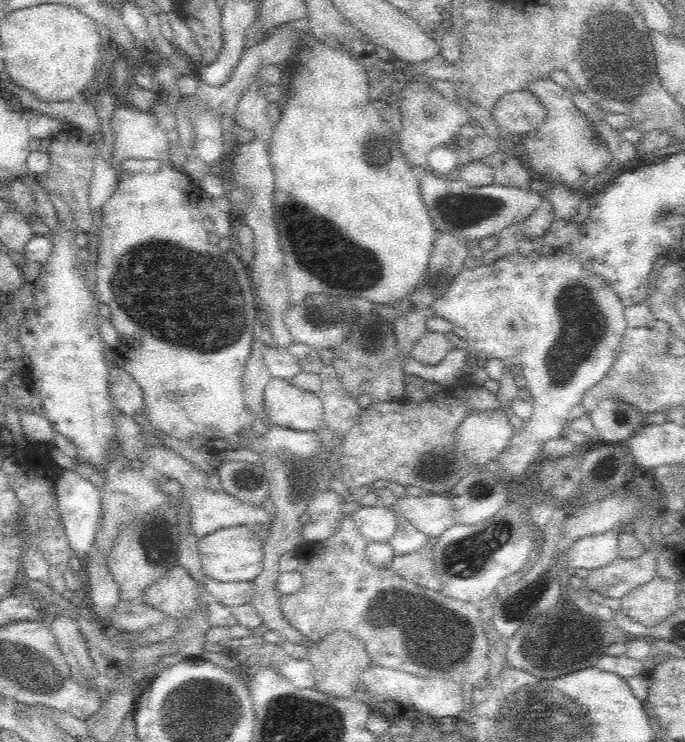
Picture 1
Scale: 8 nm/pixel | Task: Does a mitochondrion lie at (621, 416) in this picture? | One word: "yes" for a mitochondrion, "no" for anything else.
yes

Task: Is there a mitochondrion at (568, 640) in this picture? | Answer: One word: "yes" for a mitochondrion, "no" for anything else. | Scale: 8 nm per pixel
yes

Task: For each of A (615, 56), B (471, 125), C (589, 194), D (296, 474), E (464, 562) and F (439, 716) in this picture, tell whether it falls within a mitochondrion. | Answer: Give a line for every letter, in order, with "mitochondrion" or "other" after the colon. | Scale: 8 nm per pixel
A: mitochondrion
B: other
C: other
D: other
E: mitochondrion
F: other

